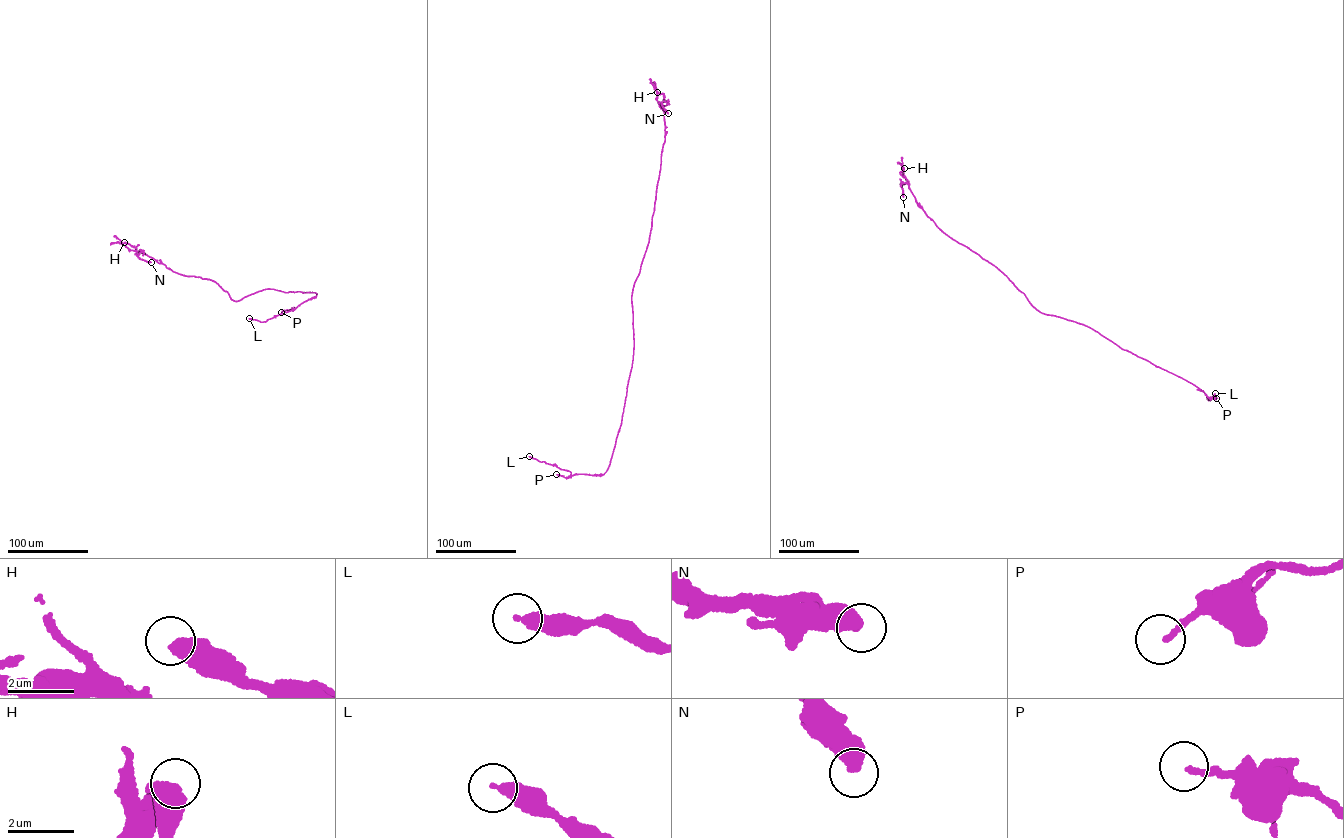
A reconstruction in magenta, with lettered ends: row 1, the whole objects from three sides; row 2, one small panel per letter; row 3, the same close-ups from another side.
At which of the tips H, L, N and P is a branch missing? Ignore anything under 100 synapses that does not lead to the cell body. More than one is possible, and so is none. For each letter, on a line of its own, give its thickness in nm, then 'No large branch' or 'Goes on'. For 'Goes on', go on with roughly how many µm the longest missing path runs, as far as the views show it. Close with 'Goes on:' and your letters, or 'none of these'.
H: Thickness 360 nm. No large branch
L: Thickness 340 nm. No large branch
N: Thickness 550 nm. No large branch
P: Thickness 180 nm. No large branch
Goes on: none of these

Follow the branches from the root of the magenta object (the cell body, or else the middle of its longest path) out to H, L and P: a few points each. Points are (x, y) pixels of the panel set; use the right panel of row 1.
H: (1057, 316), (1037, 310), (996, 267), (941, 231), (918, 206), (907, 179), (901, 174), (904, 168)
L: (1057, 316), (1090, 327), (1121, 348), (1190, 382), (1202, 390), (1208, 400), (1215, 393)
P: (1057, 316), (1090, 327), (1121, 348), (1192, 383), (1209, 398), (1216, 398)

